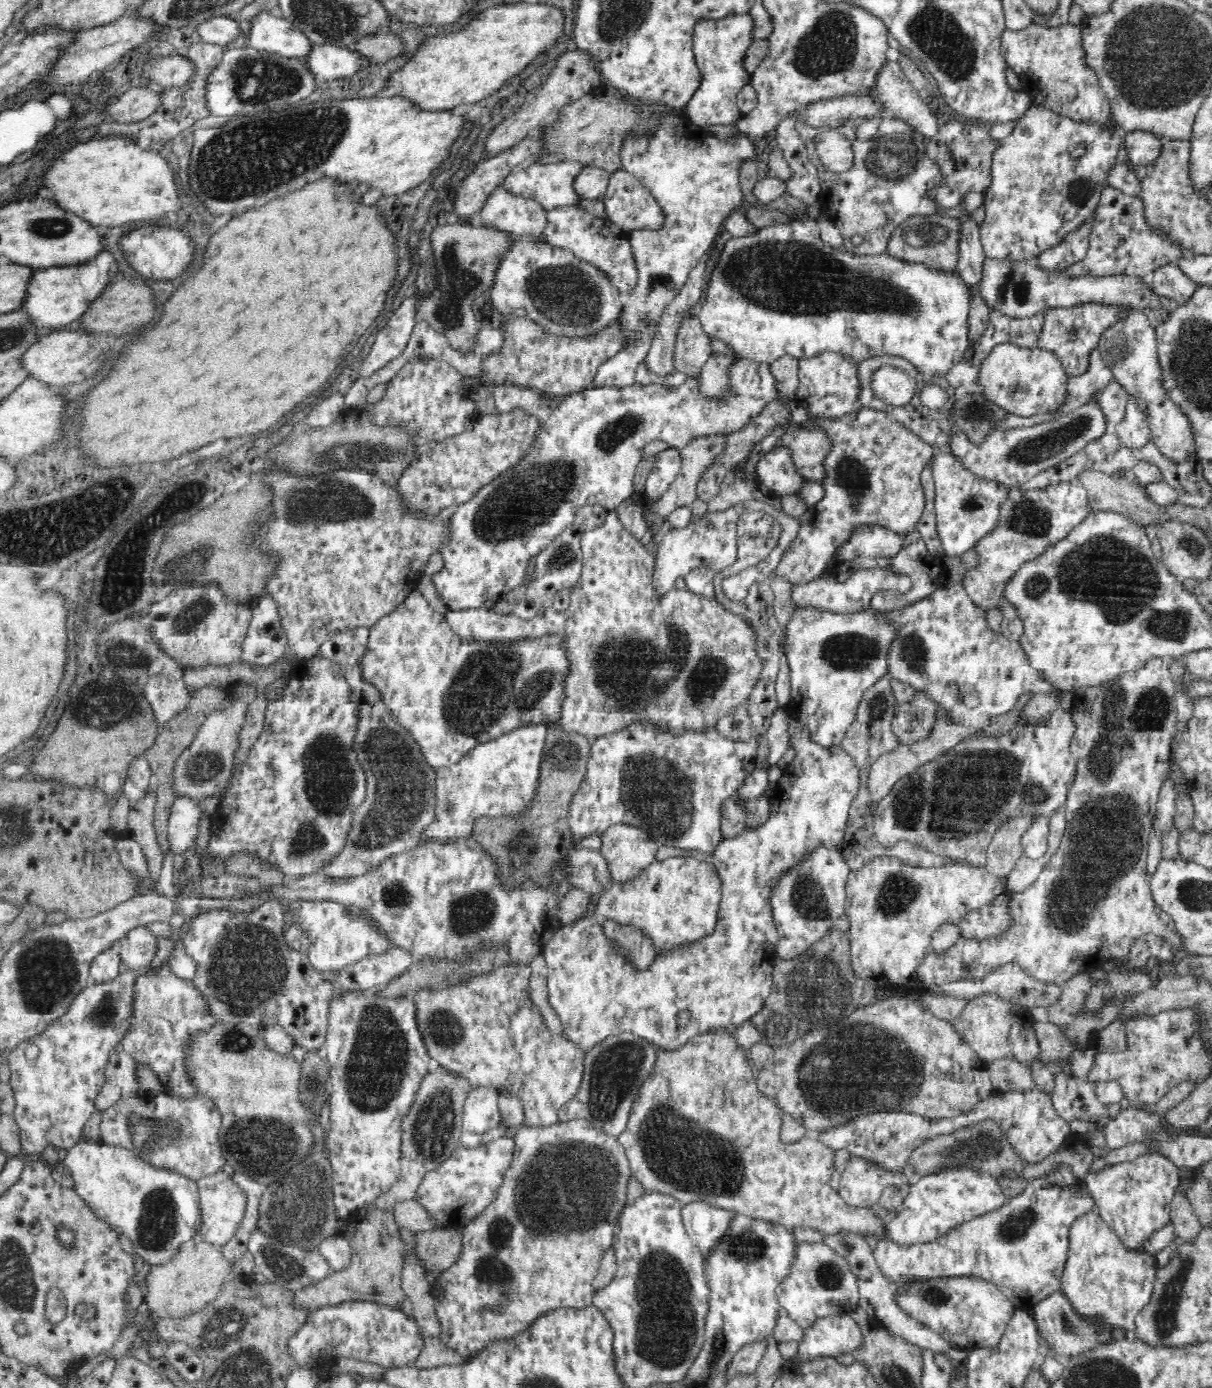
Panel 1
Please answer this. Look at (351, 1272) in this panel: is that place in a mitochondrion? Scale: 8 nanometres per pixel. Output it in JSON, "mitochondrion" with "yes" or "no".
{"mitochondrion":"no"}

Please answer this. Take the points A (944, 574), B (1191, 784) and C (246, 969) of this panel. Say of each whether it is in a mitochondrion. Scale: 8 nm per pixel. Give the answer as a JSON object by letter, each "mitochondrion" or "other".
{"A":"other","B":"other","C":"mitochondrion"}

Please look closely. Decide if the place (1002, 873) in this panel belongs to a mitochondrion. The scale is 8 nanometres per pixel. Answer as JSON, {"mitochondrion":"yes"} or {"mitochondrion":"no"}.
{"mitochondrion":"no"}

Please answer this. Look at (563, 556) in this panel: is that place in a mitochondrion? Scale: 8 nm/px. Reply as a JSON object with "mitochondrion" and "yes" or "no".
{"mitochondrion":"yes"}

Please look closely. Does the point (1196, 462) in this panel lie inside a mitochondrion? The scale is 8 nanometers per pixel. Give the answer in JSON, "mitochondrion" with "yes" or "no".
{"mitochondrion":"no"}

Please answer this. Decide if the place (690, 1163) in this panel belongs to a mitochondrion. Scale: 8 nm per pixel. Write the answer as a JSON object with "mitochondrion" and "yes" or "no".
{"mitochondrion":"yes"}

